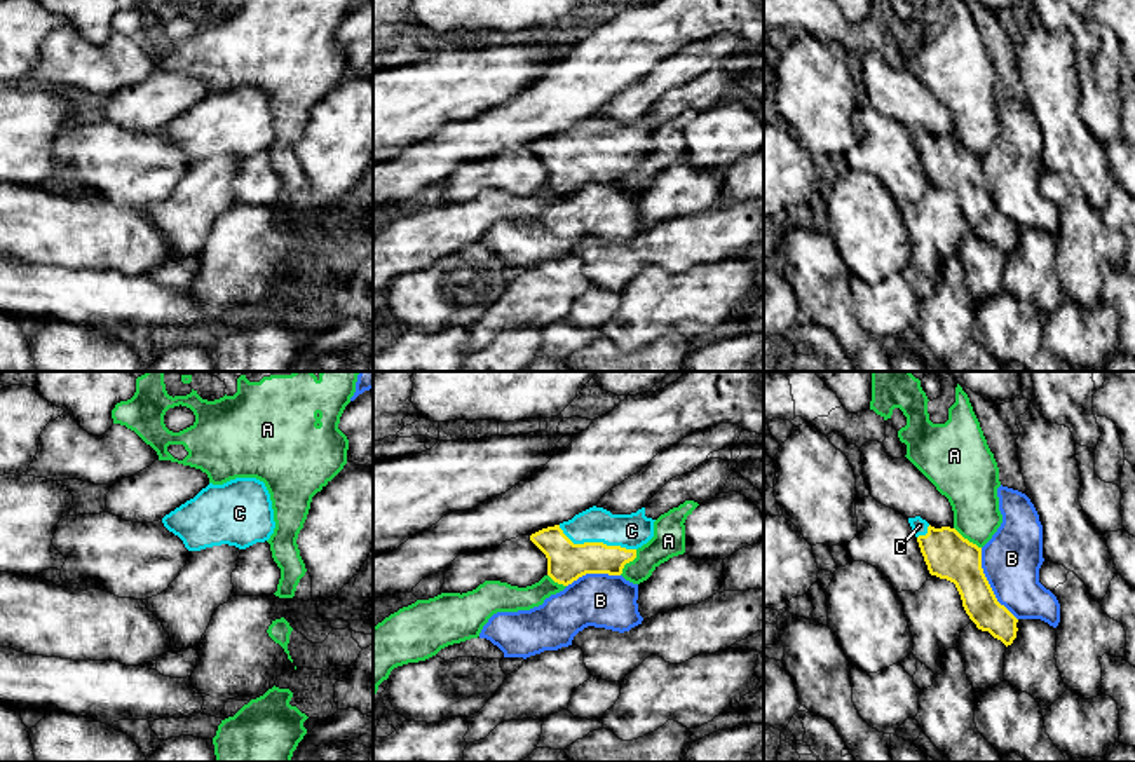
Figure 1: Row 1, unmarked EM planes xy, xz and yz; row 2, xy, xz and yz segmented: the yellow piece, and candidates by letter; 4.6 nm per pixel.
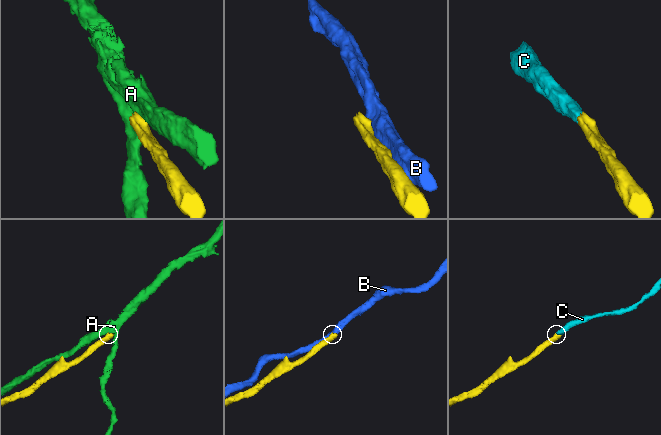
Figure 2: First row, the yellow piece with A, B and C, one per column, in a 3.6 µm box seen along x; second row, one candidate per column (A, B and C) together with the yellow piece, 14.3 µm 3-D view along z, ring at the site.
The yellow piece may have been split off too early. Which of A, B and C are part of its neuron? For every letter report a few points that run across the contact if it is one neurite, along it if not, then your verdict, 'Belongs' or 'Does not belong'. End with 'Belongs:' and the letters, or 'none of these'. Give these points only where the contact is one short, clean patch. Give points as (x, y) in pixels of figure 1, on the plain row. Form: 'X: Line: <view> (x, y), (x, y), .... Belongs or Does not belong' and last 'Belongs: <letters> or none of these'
A: Does not belong
B: Does not belong
C: Line: xz (567, 171), (584, 154), (597, 152), (611, 150), (632, 140). Belongs
Belongs: C

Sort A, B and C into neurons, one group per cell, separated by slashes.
A / B / C

